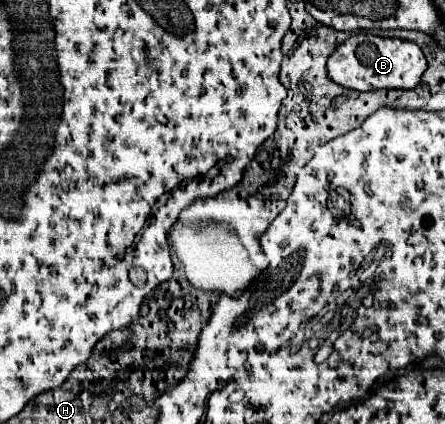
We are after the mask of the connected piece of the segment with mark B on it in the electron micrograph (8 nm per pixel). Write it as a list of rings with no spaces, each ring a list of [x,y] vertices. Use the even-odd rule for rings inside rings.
[[[352,35],[328,59],[328,77],[348,89],[414,89],[426,71],[426,57],[422,49],[404,39],[384,39],[376,35]]]

